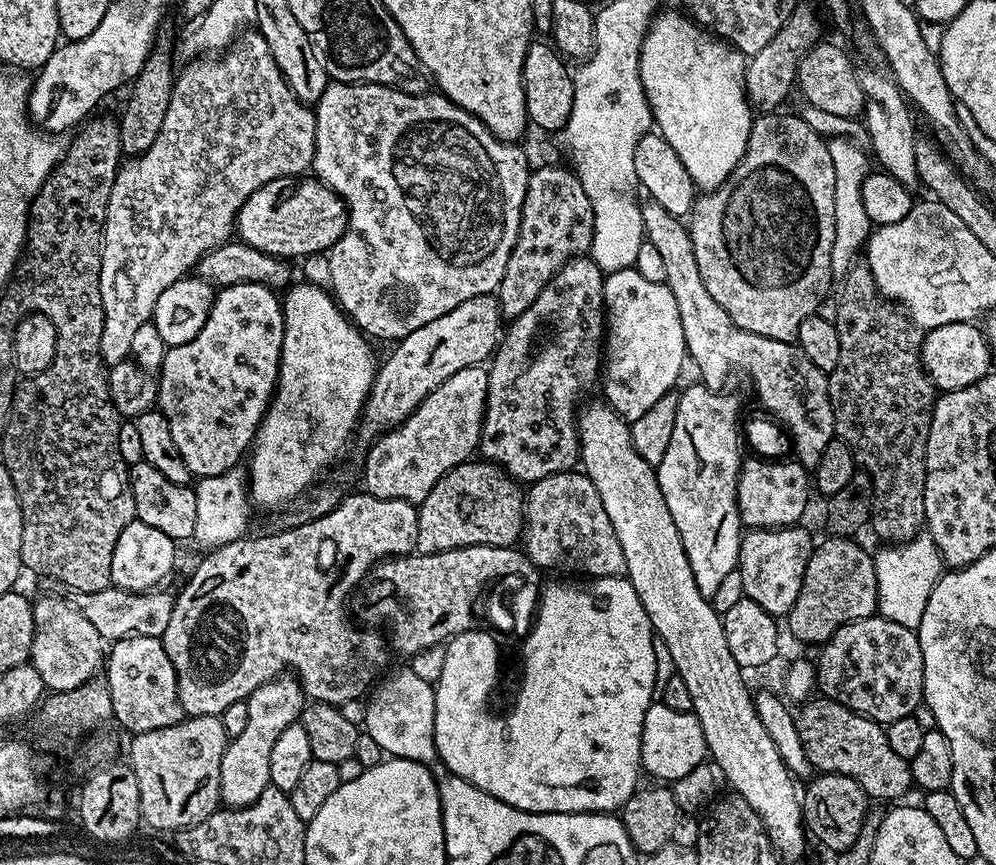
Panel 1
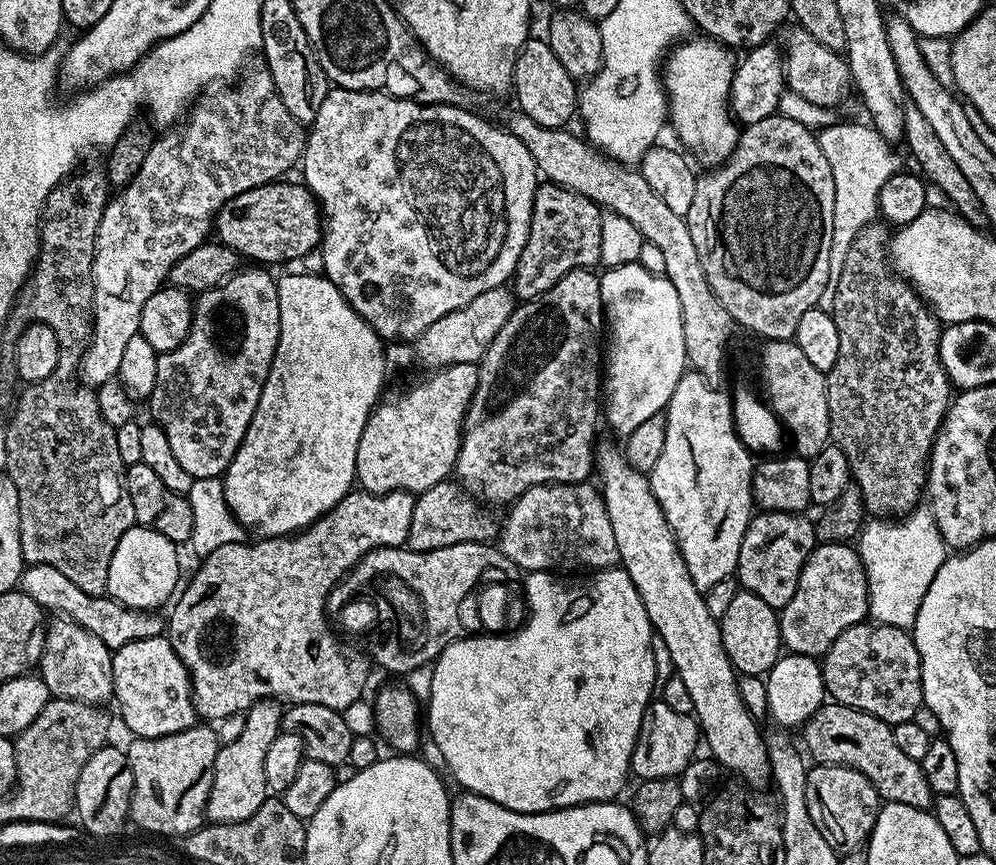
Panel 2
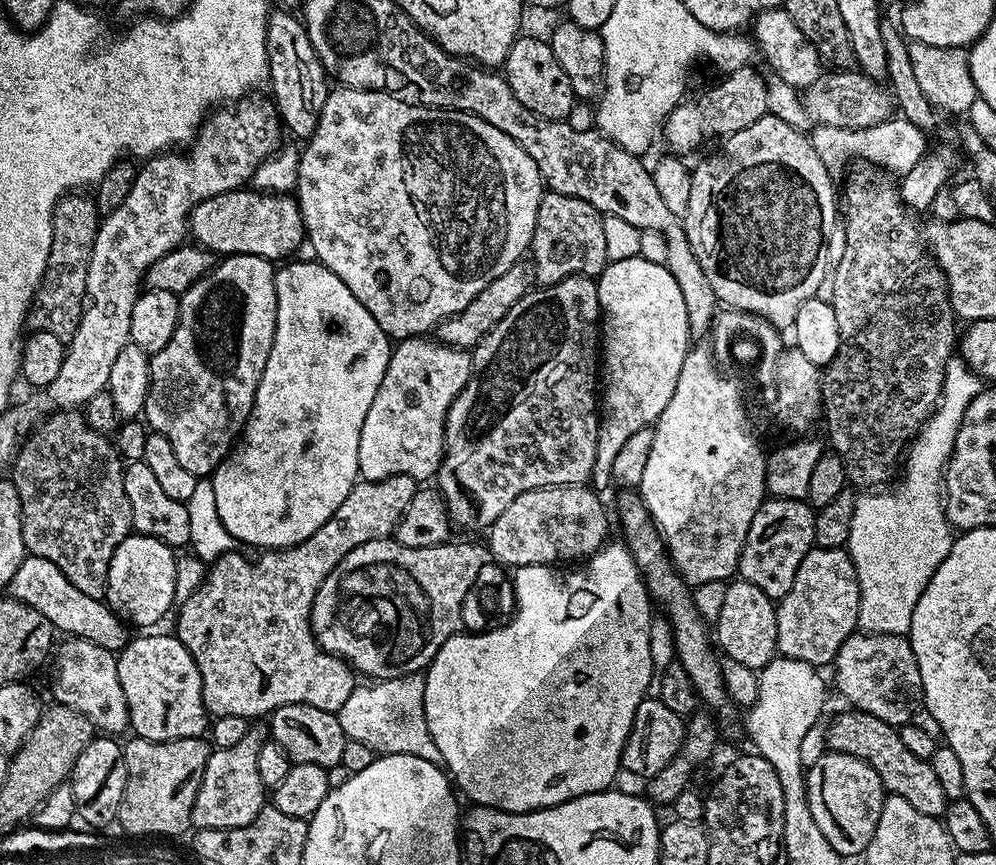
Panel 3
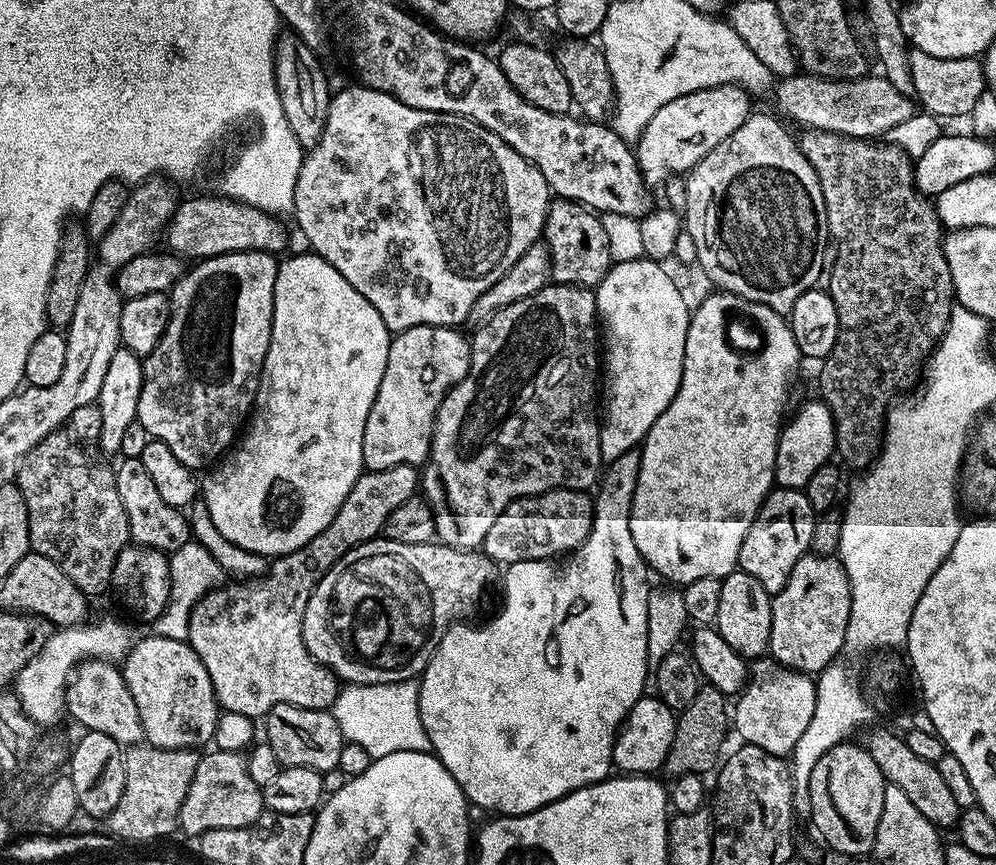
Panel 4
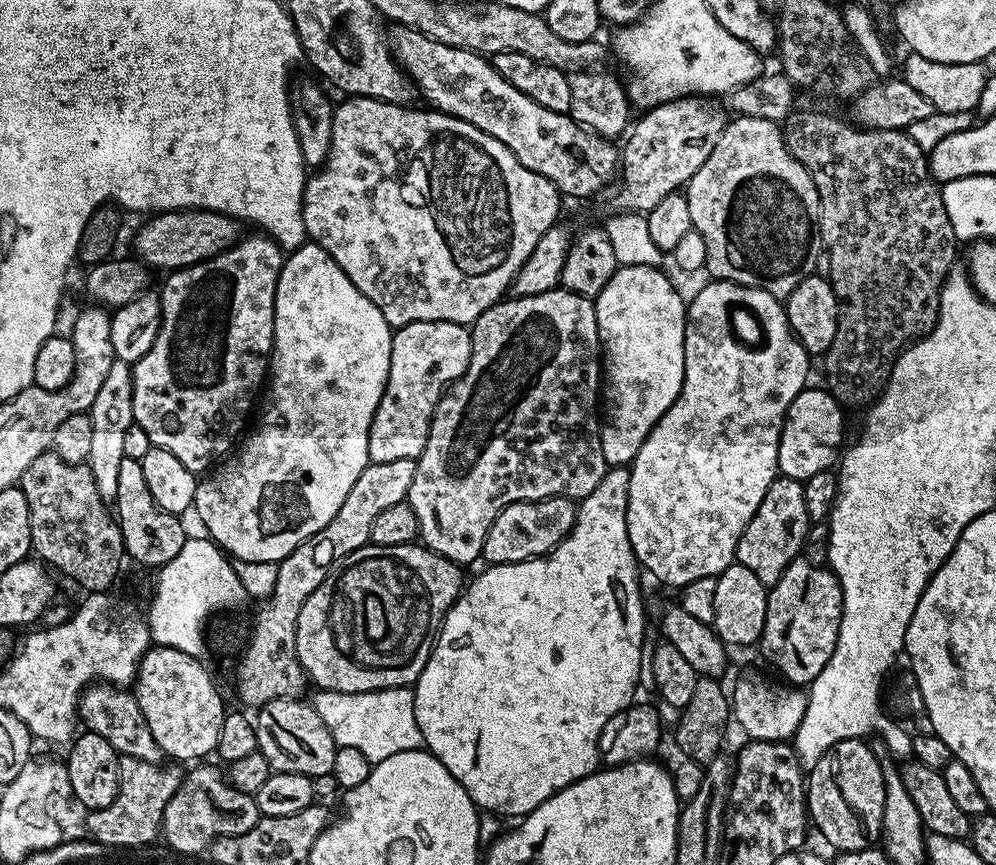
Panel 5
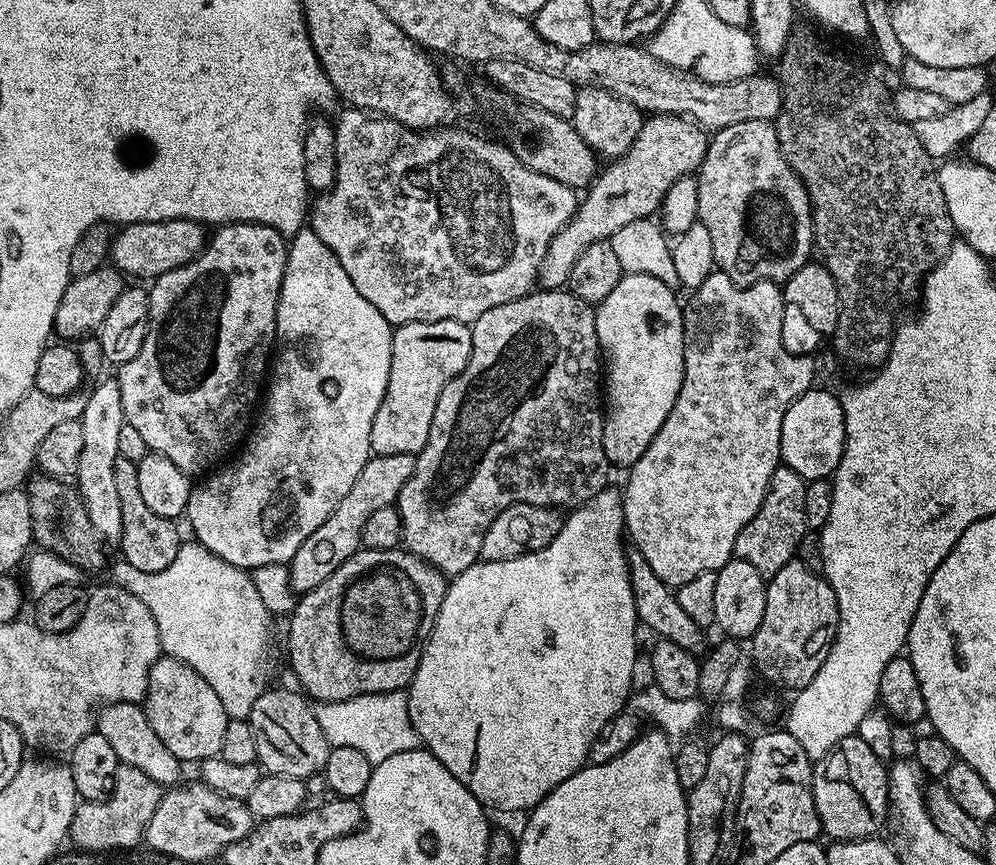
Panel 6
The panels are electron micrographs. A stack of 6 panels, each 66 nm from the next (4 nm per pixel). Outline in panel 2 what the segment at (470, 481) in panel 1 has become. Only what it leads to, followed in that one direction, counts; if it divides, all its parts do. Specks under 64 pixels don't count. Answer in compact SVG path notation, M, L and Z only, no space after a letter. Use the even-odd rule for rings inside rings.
M451 479L443 480L438 486L430 486L430 490L416 496L414 518L410 518L407 547L413 548L416 552L429 552L442 546L466 542L495 541L498 536L498 520L487 510L489 511L487 507L477 503L459 483Z

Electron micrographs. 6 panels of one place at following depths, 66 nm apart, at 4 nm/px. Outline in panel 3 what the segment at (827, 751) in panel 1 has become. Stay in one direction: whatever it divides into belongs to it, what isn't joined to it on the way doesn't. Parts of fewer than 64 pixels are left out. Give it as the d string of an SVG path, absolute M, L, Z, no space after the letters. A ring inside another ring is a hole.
M853 708L847 711L836 717L831 726L827 727L827 747L833 752L862 758L867 764L874 766L885 791L906 798L906 802L910 802L910 806L914 806L918 814L943 817L950 801L946 790L942 790L942 785L934 774L931 761L917 758L910 753L903 745L899 731L893 725Z

